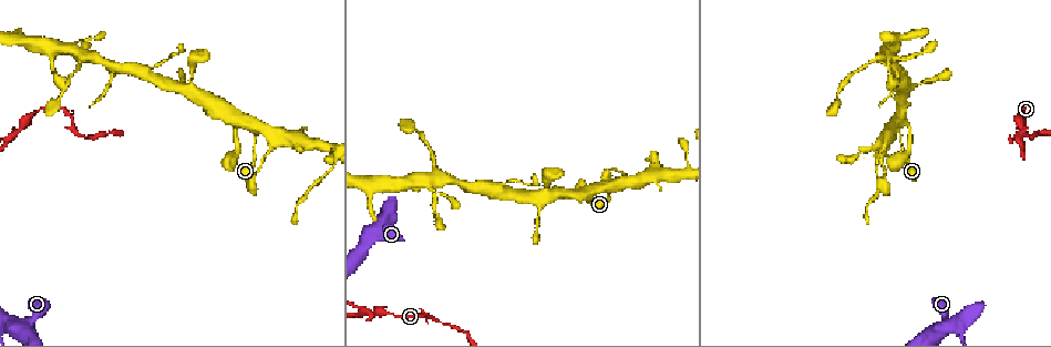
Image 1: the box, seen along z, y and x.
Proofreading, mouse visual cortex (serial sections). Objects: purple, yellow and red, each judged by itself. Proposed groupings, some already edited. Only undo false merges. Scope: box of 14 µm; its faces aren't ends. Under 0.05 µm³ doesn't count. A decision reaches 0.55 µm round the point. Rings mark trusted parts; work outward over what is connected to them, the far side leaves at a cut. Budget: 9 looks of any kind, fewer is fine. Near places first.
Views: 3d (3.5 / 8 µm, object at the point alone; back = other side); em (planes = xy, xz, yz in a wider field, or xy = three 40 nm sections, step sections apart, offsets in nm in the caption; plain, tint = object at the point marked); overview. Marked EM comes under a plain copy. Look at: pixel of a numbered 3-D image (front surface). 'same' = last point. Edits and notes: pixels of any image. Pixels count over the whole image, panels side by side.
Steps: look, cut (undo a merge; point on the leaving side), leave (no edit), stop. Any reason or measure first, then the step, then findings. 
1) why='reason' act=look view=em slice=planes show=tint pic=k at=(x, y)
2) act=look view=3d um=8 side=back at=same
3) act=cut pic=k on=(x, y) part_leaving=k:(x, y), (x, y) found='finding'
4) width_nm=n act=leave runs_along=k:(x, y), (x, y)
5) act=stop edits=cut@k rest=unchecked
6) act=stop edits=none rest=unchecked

why='abrupt turn' act=look view=3d um=3.5 pic=1 at=(225, 160)

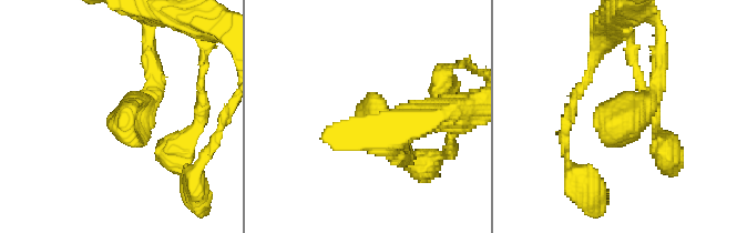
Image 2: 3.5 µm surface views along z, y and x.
act=leave runs_along=2:(658, 69), (613, 147) found='continuous, no second cell'

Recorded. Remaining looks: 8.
why='abrupt turn' act=look view=3d um=3.5 side=back pic=1 at=(80, 53)

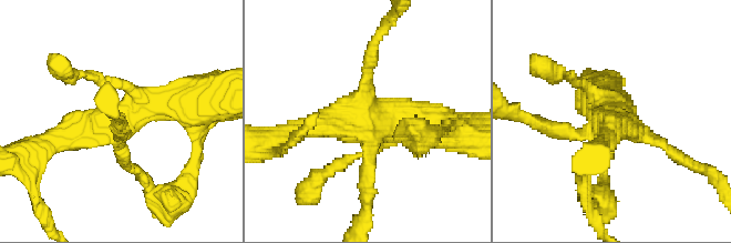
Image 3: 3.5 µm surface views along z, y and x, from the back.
why='now the EM' act=look view=em slice=xy step=2 show=tint pic=3 at=(364, 122)

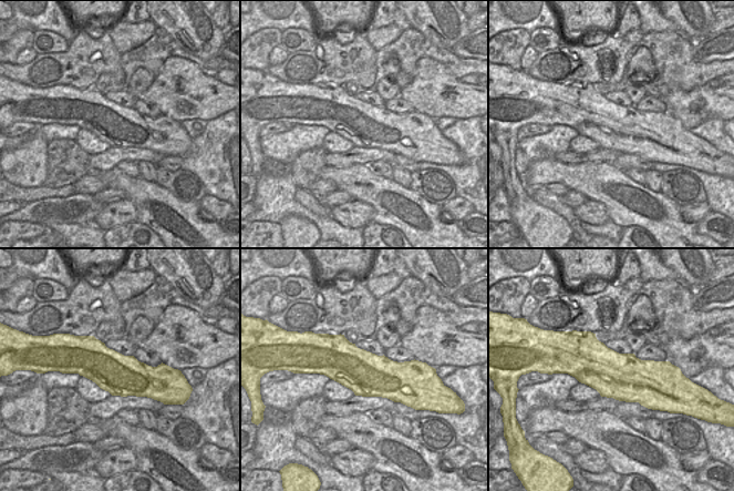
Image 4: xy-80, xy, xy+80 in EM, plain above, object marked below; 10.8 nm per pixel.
act=leave runs_along=3:(48, 145), (143, 104), (183, 101) found='all the same cell'

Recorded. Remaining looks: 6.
why='abrupt turn' act=look view=3d um=3.5 pic=1 at=(1019, 140)

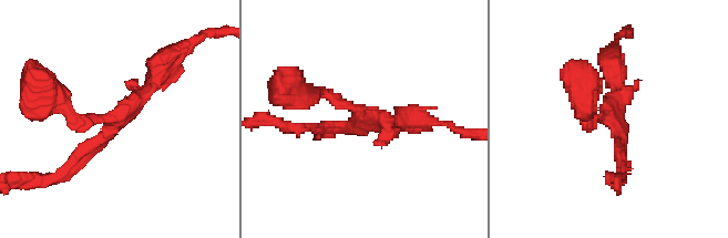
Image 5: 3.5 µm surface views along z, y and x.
arms=3 arm_widths_nm=150,150,300 act=look view=em slice=xy step=1 show=tint pic=5 at=(119, 115)

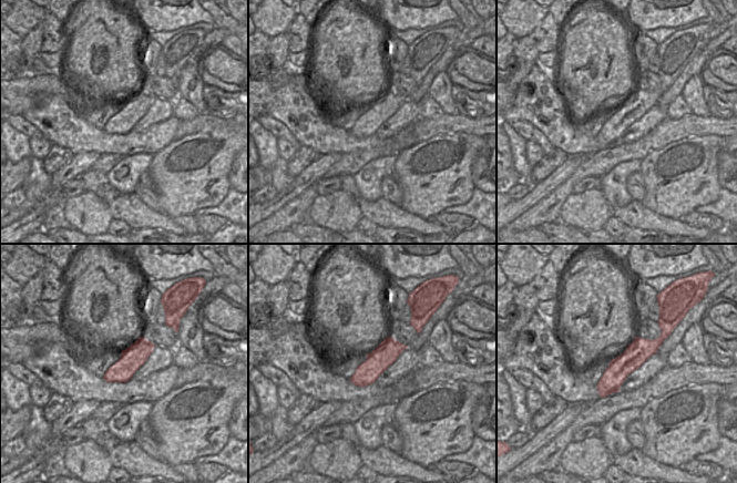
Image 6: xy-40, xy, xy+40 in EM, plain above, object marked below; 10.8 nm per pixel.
act=leave runs_along=6:(658, 340), (643, 348), (602, 394) found='continuous, no second cell'

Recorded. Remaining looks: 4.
why='thin neck' act=look view=3d um=8 side=back pic=1 at=(932, 78)

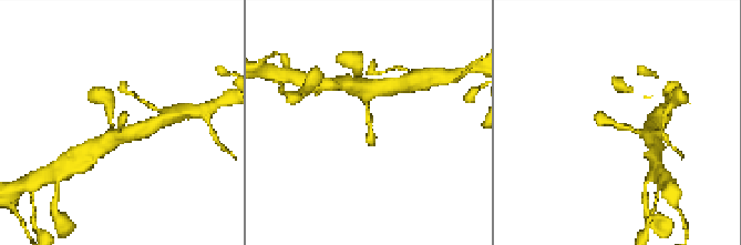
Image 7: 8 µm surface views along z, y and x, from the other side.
why='need the tissue' act=look view=em slice=xy step=2 show=tint pic=7 at=(119, 128)

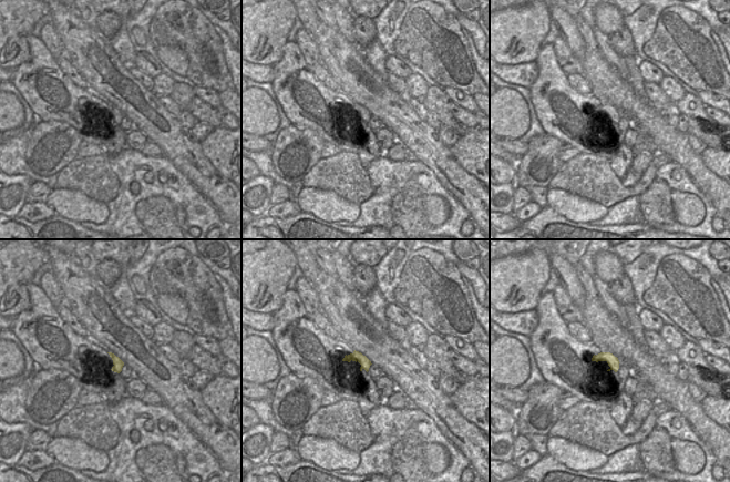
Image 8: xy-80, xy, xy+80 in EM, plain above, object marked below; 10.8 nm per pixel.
act=leave runs_along=7:(651, 135), (604, 121), (596, 113) found='one cell here'

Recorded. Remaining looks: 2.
act=stop edits=none rest=unchecked

